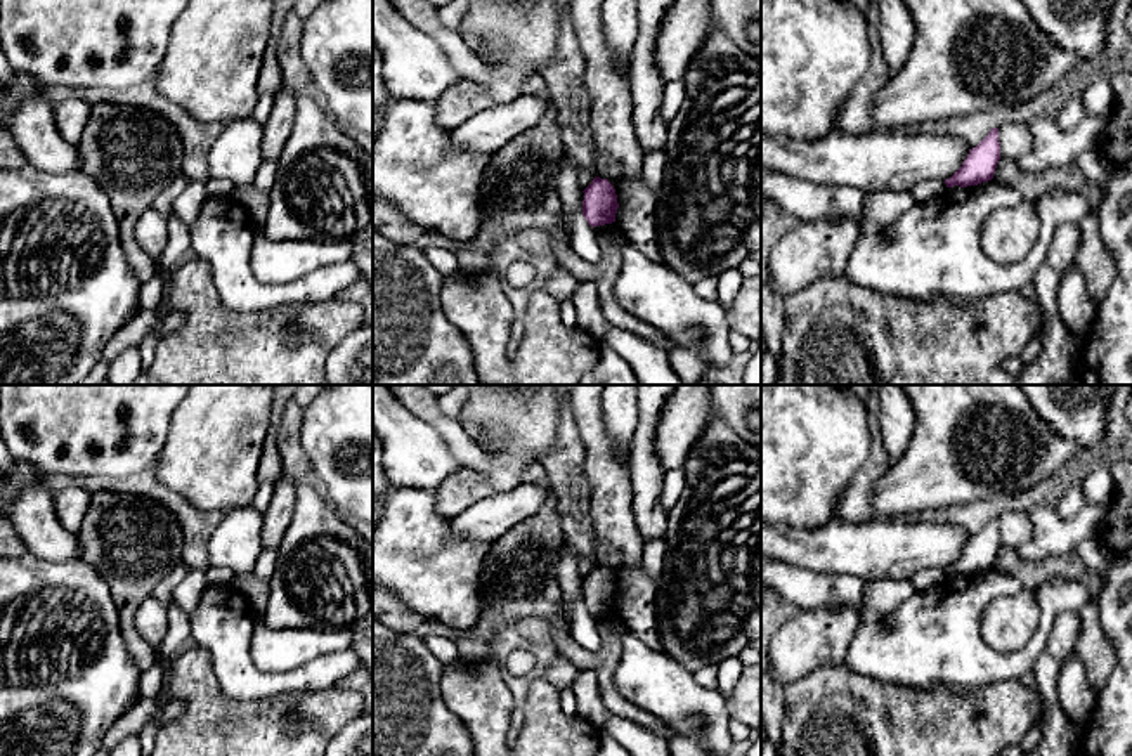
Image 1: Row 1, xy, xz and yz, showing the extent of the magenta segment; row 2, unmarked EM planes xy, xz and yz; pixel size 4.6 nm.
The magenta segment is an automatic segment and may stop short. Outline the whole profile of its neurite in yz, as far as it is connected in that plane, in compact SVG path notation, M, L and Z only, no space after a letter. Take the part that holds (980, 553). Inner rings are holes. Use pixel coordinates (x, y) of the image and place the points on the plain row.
M992 517L990 522L973 538L962 555L945 569L947 576L978 574L993 567L997 551L1000 548L999 517Z

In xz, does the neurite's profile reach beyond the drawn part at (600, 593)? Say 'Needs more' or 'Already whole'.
Already whole

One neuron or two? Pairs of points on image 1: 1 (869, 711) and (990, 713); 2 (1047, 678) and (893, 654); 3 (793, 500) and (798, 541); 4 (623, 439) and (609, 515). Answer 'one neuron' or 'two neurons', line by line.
1: one neuron
2: two neurons
3: two neurons
4: two neurons

